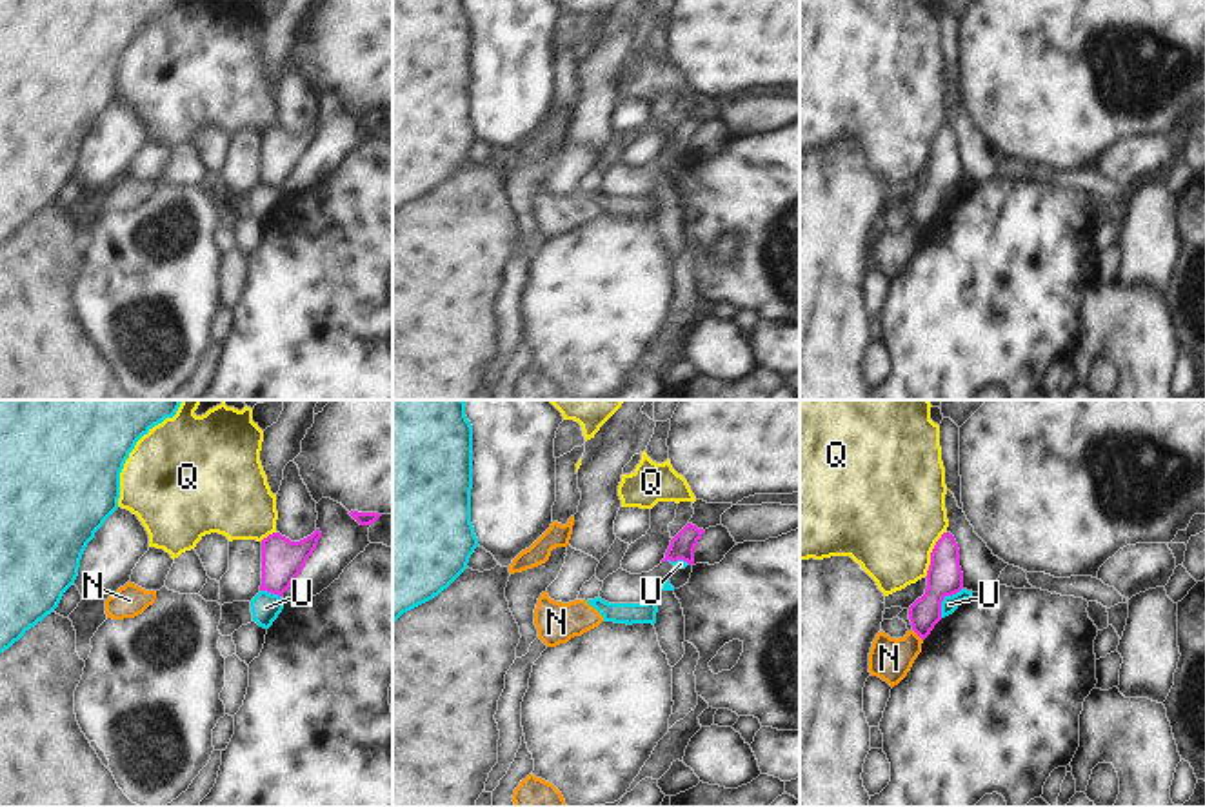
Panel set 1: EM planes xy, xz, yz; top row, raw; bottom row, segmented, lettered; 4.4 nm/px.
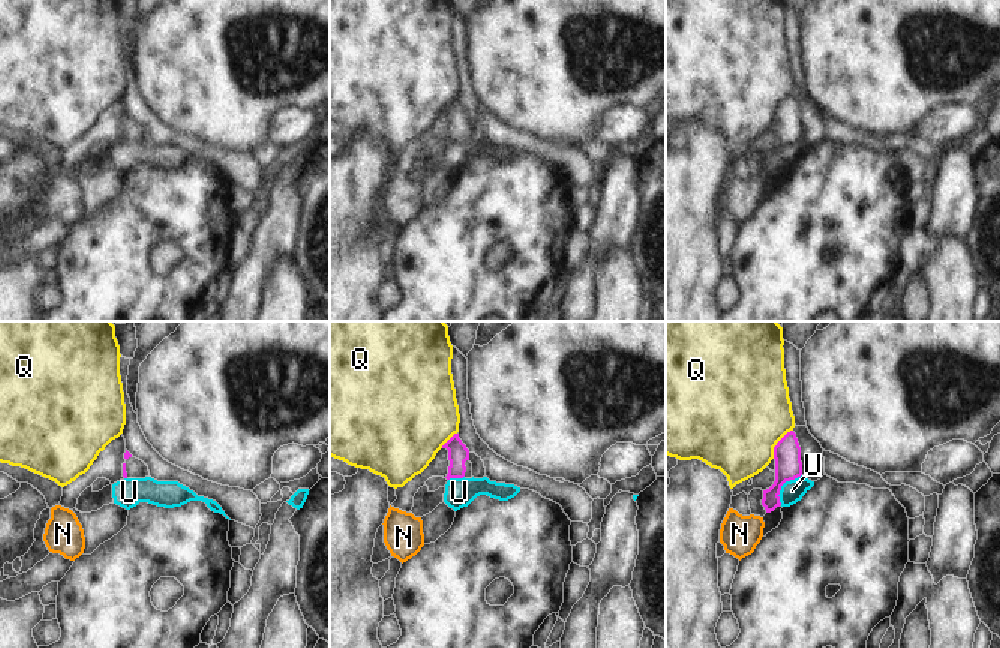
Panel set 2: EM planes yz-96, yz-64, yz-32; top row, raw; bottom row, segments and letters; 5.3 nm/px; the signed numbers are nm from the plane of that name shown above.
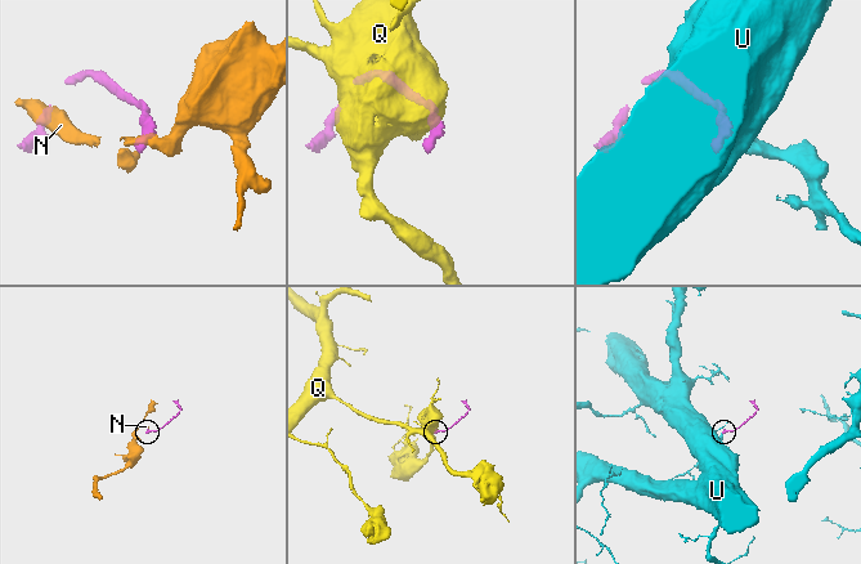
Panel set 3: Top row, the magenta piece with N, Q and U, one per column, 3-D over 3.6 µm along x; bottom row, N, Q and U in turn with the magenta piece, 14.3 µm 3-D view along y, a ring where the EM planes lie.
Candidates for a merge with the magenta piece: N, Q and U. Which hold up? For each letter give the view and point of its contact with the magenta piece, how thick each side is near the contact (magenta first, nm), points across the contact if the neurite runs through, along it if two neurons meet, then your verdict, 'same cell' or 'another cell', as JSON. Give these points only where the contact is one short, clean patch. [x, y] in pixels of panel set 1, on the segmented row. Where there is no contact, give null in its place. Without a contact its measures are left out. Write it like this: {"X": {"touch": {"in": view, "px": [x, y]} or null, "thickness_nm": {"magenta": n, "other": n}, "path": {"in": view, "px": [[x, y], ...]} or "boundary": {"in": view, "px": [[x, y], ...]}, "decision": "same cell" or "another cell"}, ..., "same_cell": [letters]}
{"N": {"touch": {"in": "yz", "px": [916, 633]}, "thickness_nm": {"magenta": 140, "other": 190}, "boundary": {"in": "yz", "px": [[913, 629], [922, 640]]}, "decision": "another cell"}, "Q": {"touch": {"in": "yz", "px": [931, 555]}, "thickness_nm": {"magenta": 160, "other": 480}, "boundary": {"in": "yz", "px": [[946, 531], [931, 553], [931, 564], [924, 577]]}, "decision": "another cell"}, "U": {"touch": {"in": "yz", "px": [944, 597]}, "thickness_nm": {"magenta": 160, "other": 70}, "boundary": {"in": "yz", "px": [[962, 587], [944, 598], [940, 617]]}, "decision": "another cell"}, "same_cell": []}

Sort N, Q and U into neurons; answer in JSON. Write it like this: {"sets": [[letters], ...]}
{"sets": [["N"], ["Q"], ["U"]]}

